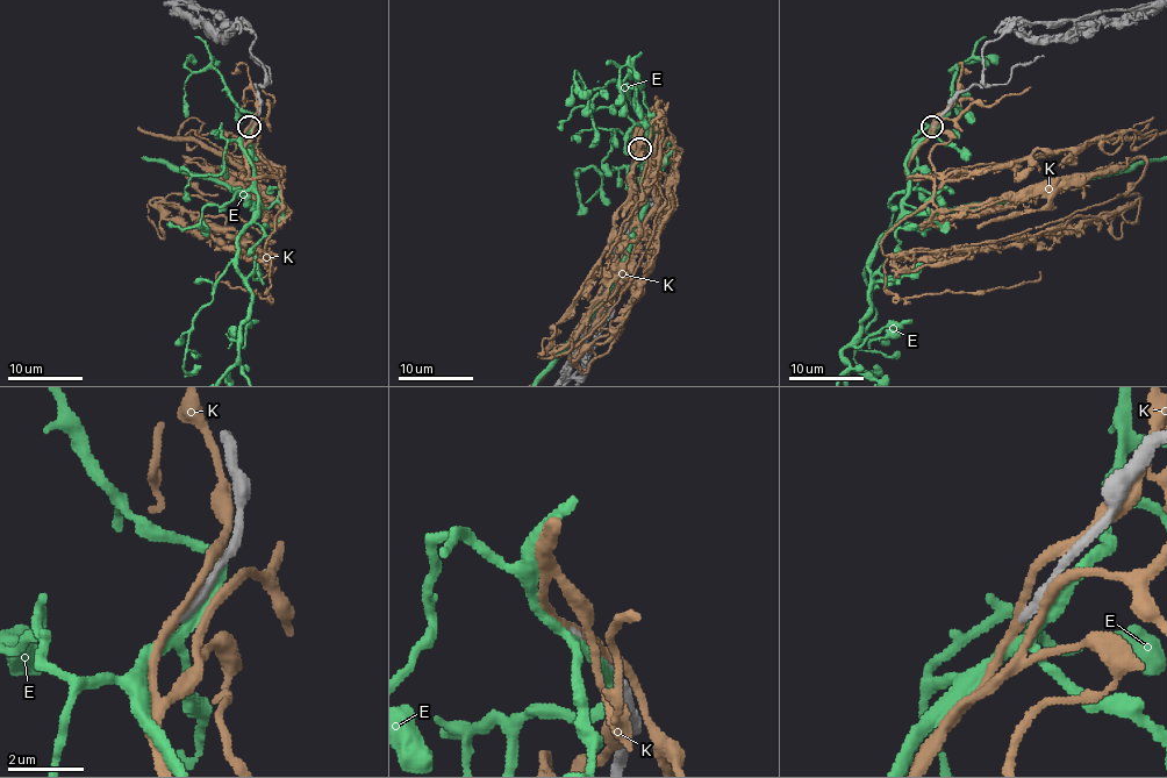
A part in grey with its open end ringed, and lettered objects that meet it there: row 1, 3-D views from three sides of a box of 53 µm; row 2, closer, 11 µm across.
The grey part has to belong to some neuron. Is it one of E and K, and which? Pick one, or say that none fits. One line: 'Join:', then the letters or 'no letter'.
Join: K

